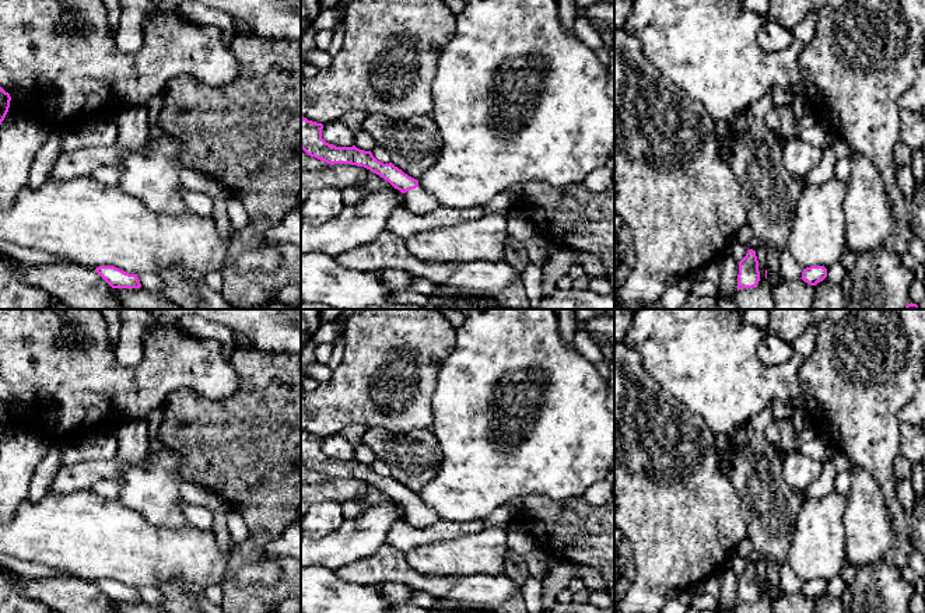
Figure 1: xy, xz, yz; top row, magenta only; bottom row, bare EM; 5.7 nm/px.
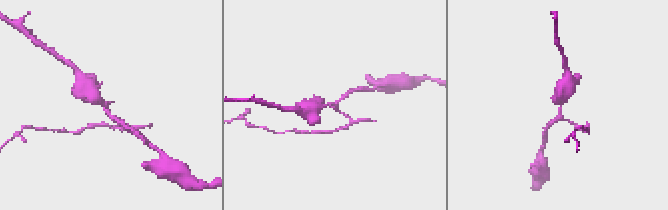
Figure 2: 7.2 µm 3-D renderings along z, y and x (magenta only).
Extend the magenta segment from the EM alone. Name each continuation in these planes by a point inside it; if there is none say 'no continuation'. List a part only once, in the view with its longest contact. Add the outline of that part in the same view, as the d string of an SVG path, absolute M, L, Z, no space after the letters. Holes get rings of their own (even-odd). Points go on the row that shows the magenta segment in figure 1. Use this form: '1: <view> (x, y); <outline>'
1: xz (416, 200); M420 186L404 193L404 207L414 214L423 216L432 213L439 206L439 202L431 195L427 195Z

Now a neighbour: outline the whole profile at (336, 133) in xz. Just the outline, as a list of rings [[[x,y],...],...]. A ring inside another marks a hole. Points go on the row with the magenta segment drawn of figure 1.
[[[340,119],[327,122],[322,129],[322,139],[336,147],[353,147],[355,136]]]

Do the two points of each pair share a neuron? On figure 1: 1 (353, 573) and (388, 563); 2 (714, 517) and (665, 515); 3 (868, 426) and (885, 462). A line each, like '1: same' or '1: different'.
1: same
2: same
3: same

